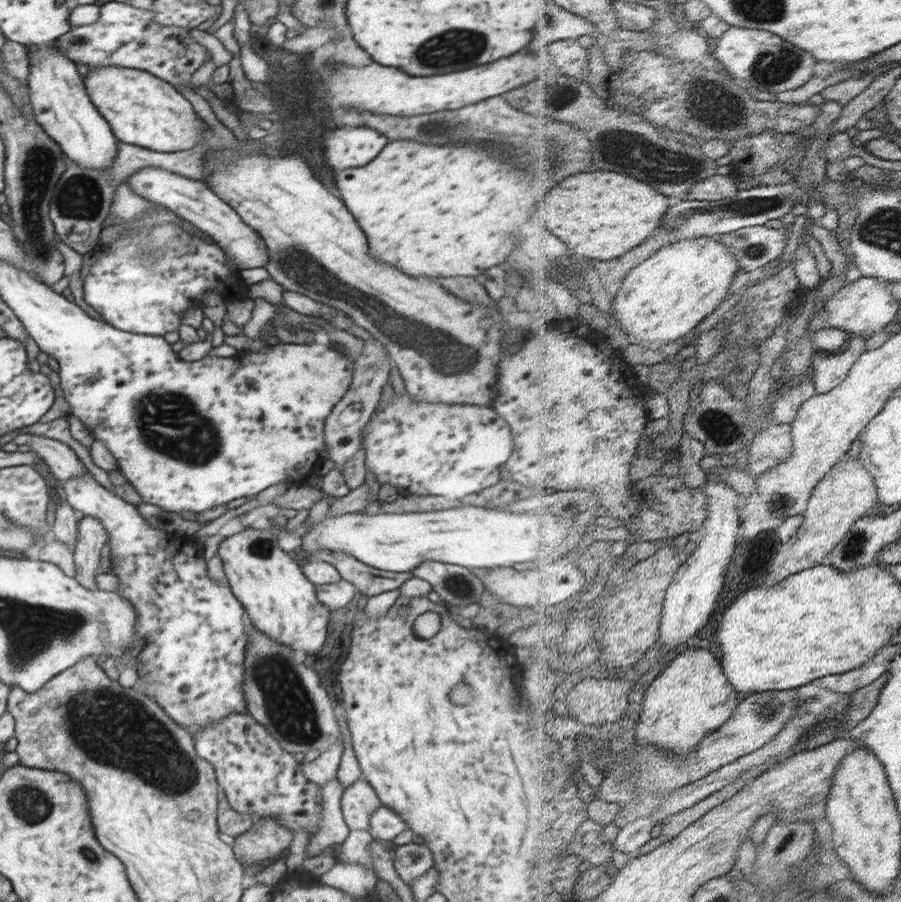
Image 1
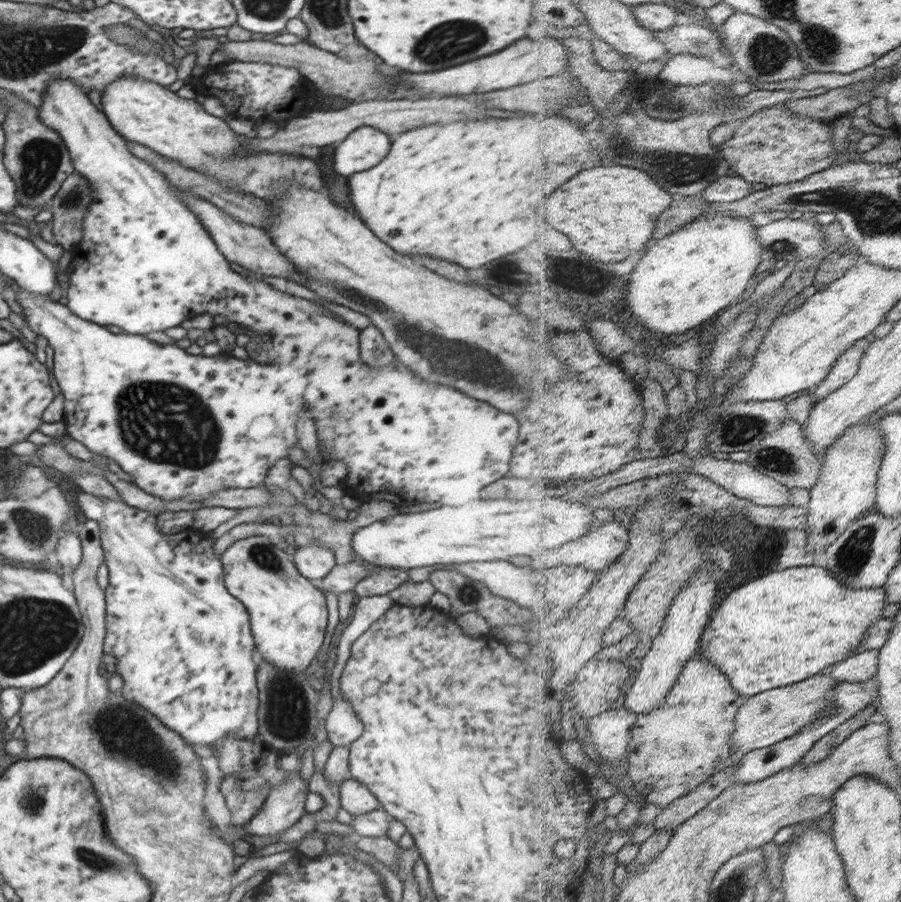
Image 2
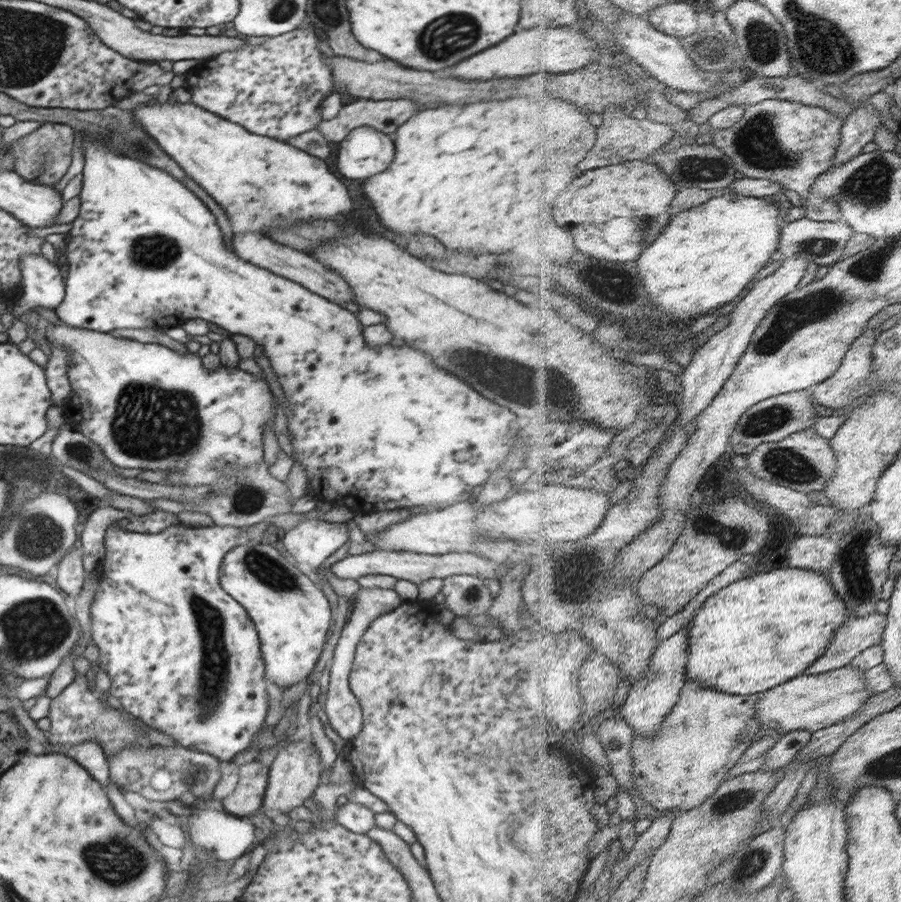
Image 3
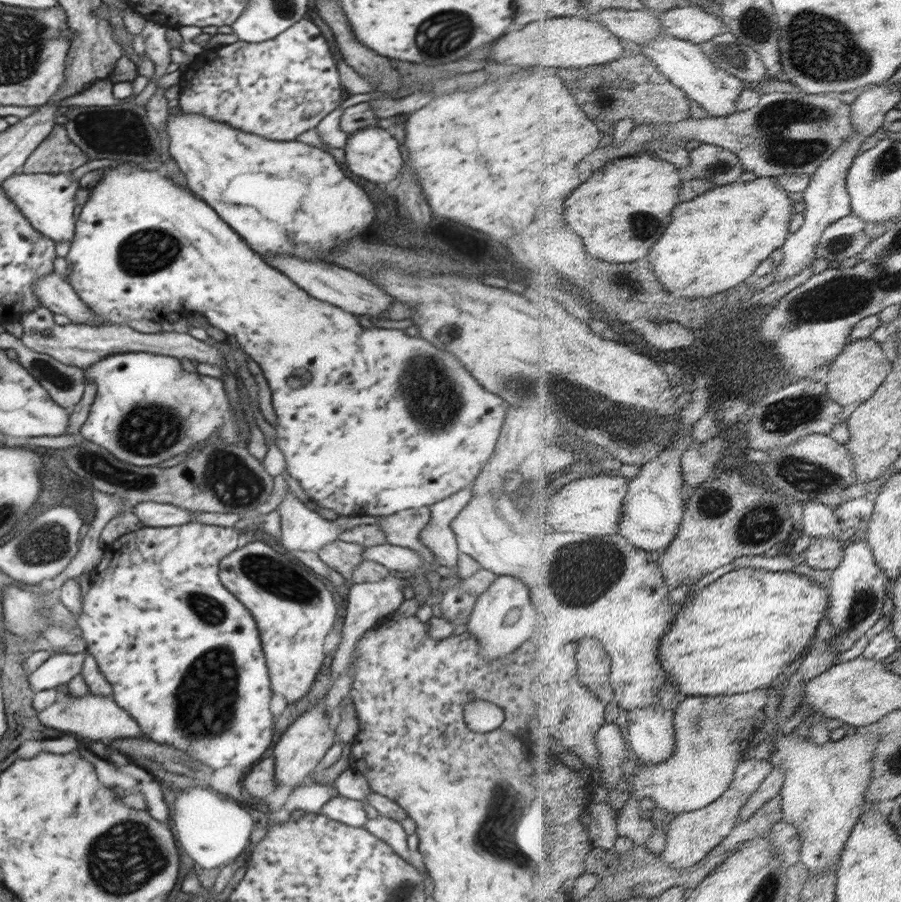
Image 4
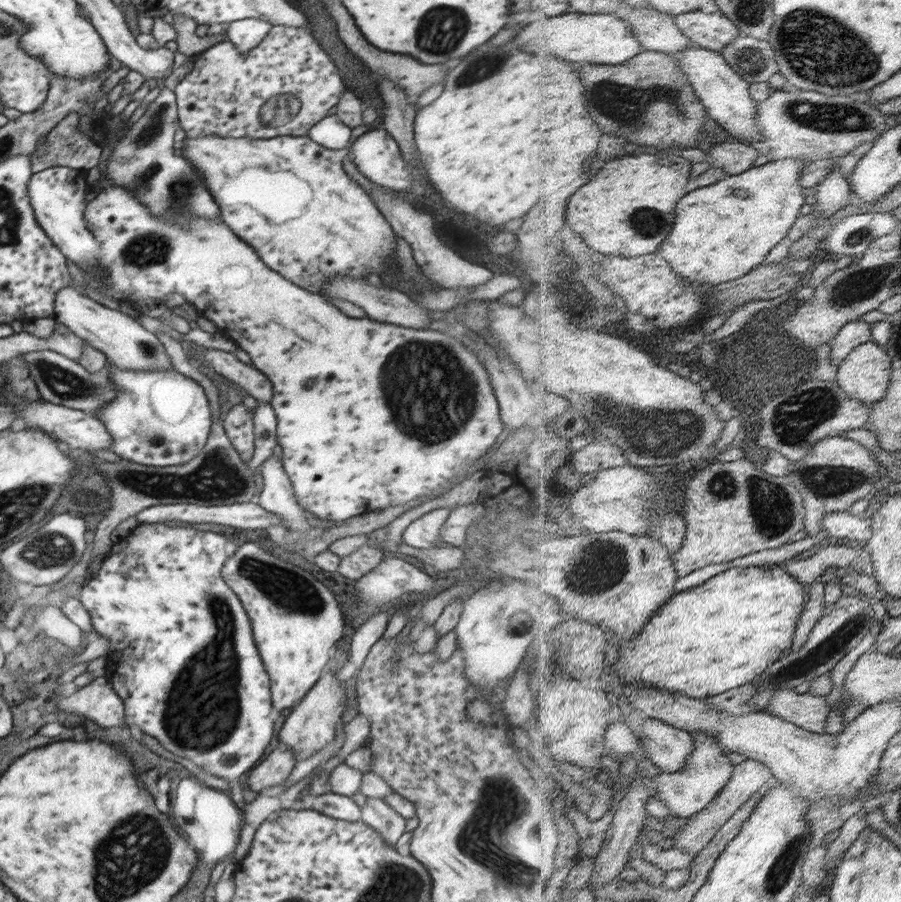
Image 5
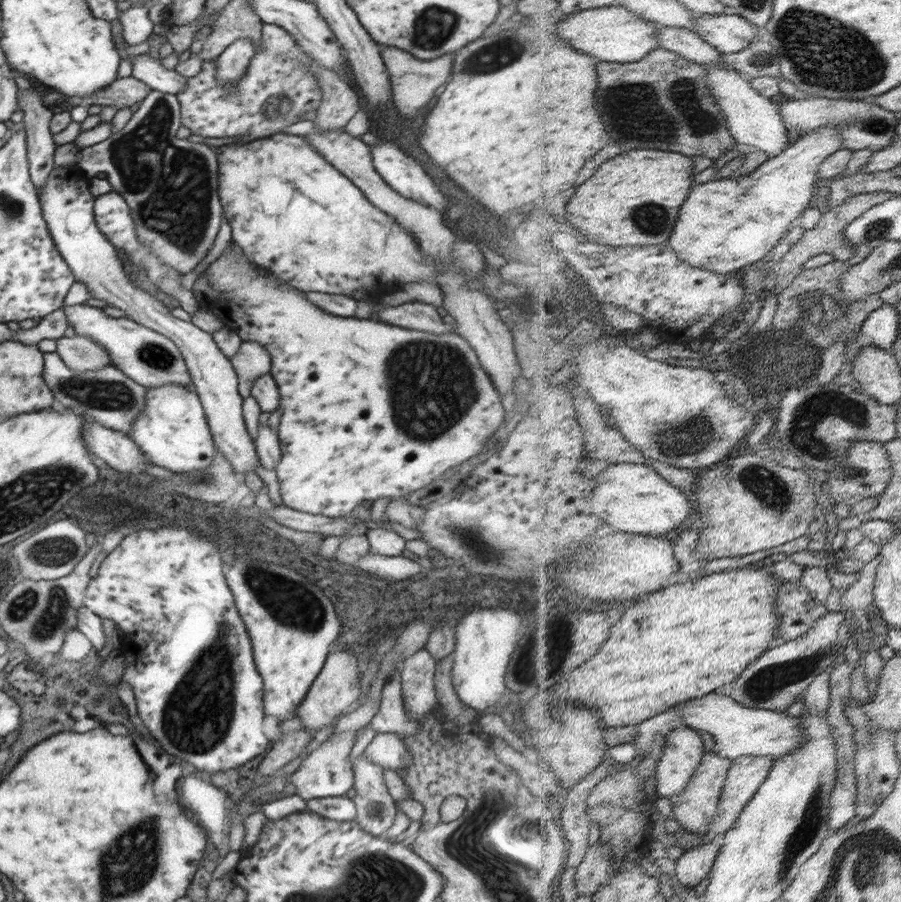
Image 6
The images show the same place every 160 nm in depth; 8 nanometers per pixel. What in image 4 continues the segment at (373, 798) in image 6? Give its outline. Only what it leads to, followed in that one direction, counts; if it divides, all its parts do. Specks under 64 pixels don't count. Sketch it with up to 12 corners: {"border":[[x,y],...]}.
{"border":[[378,815],[364,827],[411,864],[409,836],[398,820]]}

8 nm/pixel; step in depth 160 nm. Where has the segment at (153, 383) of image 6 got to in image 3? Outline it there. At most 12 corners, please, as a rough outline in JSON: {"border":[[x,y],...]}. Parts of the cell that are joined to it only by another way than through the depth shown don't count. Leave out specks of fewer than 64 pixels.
{"border":[[44,255],[19,260],[17,313],[58,308],[65,283]]}

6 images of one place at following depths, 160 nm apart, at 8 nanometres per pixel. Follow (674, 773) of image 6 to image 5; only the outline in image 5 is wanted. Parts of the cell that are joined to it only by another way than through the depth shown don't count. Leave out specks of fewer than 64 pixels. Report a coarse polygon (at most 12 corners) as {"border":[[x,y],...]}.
{"border":[[637,719],[647,754],[678,772],[695,752],[694,734],[660,719]]}

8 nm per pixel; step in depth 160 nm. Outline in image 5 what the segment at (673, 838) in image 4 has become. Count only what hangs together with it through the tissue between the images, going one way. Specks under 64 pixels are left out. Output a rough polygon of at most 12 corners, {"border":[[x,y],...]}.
{"border":[[758,759],[735,768],[731,783],[675,836],[697,856],[766,784],[774,771]]}

